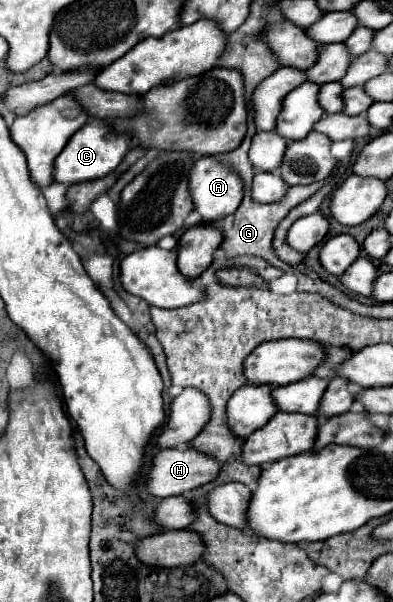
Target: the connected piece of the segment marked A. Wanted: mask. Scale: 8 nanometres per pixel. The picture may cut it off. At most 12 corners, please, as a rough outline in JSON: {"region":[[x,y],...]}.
{"region":[[209,155],[195,161],[189,191],[205,223],[235,213],[243,183]]}

